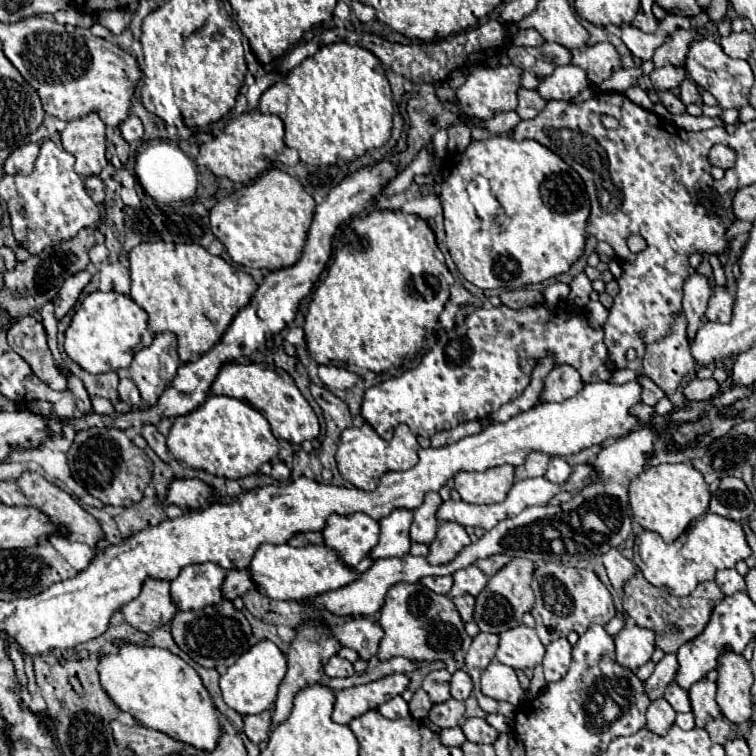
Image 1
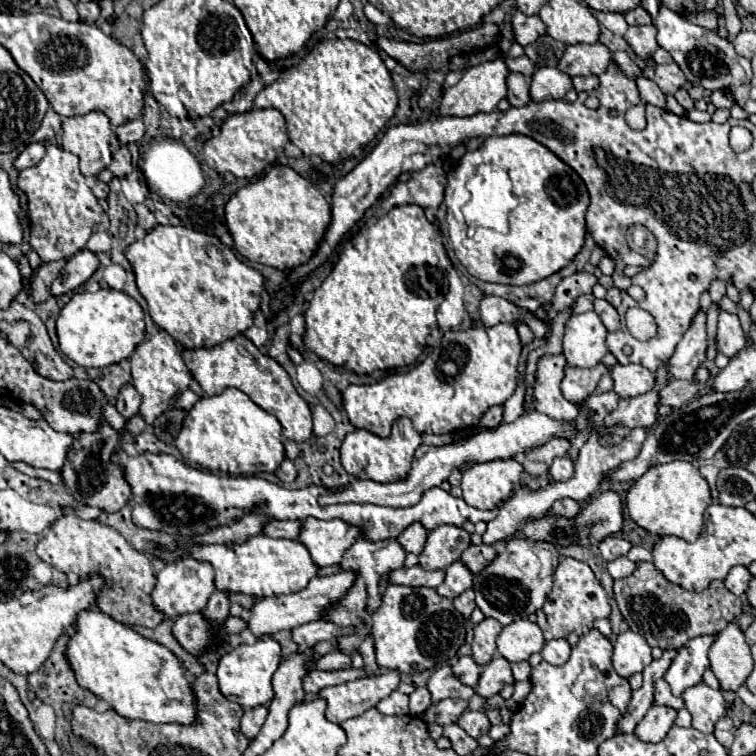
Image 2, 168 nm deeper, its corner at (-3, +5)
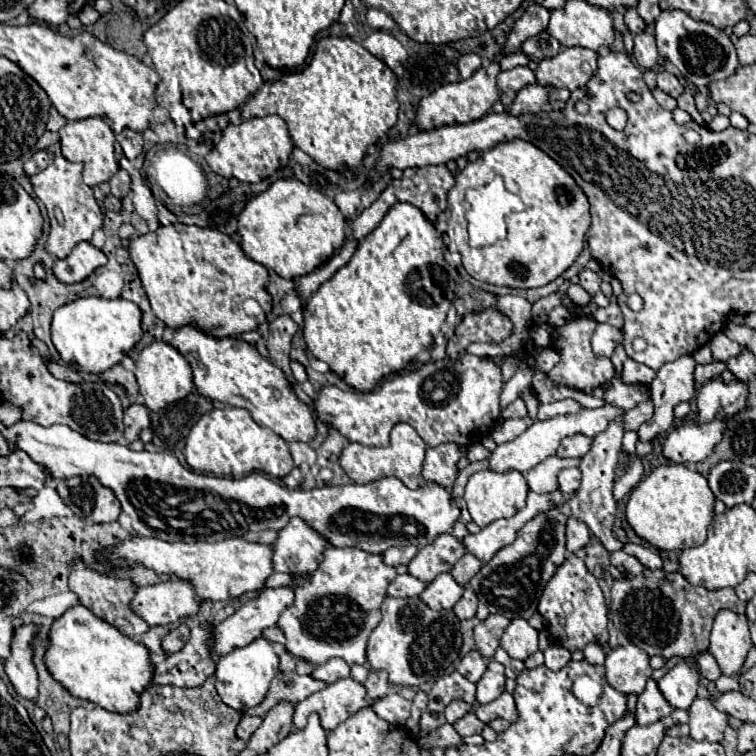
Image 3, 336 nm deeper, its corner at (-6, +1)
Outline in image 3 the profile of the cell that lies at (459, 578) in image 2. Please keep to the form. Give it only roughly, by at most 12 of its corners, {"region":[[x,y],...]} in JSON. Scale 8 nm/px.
{"region":[[447,572],[419,594],[433,610],[451,610],[463,596]]}

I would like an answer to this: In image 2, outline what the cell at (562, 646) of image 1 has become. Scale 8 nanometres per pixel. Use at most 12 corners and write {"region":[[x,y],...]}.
{"region":[[550,640],[542,648],[548,664],[560,666],[570,658],[566,640]]}

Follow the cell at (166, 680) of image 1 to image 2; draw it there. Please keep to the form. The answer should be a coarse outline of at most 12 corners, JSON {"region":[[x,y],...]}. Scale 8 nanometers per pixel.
{"region":[[96,608],[66,660],[124,718],[190,724],[192,686],[168,648]]}

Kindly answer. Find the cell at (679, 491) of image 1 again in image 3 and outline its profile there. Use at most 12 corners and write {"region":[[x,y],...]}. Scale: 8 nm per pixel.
{"region":[[683,464],[633,488],[627,522],[659,550],[707,540],[715,498]]}

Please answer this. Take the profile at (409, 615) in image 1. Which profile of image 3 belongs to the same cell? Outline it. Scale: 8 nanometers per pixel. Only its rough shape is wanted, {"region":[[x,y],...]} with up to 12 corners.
{"region":[[387,596],[367,660],[391,684],[439,678],[461,622],[421,598]]}

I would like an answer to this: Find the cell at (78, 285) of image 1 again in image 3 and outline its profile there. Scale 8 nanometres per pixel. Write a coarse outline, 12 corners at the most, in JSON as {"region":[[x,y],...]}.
{"region":[[79,242],[53,274],[63,284],[89,278],[105,266],[105,254]]}

